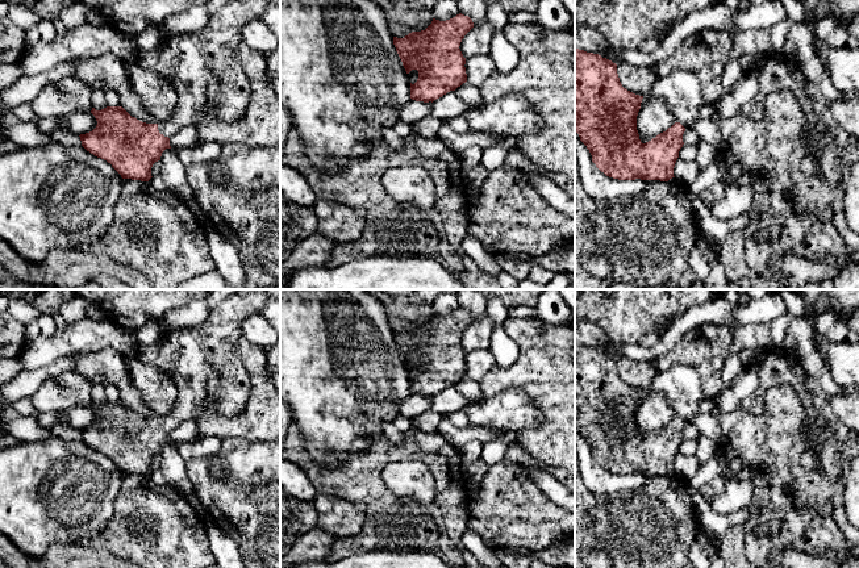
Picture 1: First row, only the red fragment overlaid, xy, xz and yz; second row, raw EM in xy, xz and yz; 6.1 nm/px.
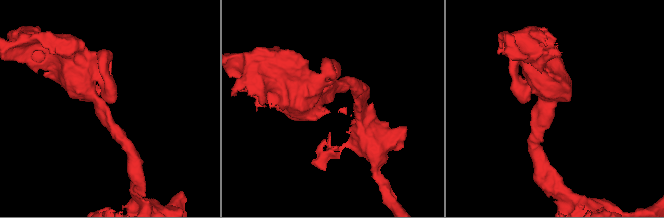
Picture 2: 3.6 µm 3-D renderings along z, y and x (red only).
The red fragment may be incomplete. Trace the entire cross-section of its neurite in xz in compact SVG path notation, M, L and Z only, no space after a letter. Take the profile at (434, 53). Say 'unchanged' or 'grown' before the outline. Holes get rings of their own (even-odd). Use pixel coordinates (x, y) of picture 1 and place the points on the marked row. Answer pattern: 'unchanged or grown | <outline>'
unchanged | M462 13L431 24L421 32L412 32L404 38L393 37L393 45L409 74L418 71L418 79L410 83L410 99L434 101L467 82L466 58L459 46L474 28L468 16Z

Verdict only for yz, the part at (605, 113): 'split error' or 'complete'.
complete

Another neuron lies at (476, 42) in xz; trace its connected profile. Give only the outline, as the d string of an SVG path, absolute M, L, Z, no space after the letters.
M487 21L481 25L474 26L462 39L460 51L466 59L488 55L495 29Z

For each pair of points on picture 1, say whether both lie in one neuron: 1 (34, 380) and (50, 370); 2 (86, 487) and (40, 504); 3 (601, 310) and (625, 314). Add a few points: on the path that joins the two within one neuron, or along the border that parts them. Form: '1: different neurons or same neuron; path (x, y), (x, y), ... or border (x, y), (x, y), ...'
1: same neuron; path (38, 376), (46, 372)
2: same neuron; path (74, 487), (65, 492), (51, 492)
3: same neuron; path (607, 310), (620, 310)

